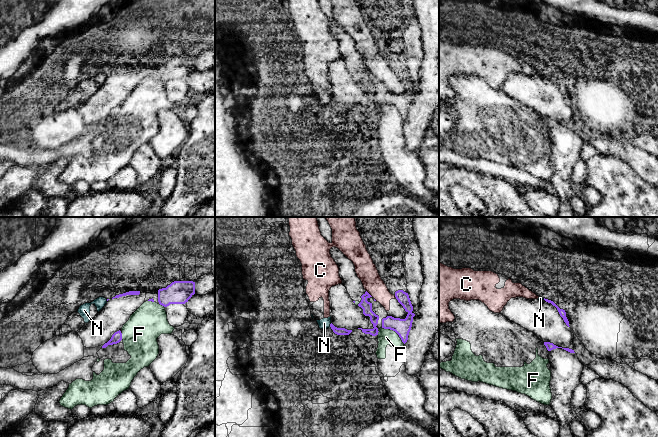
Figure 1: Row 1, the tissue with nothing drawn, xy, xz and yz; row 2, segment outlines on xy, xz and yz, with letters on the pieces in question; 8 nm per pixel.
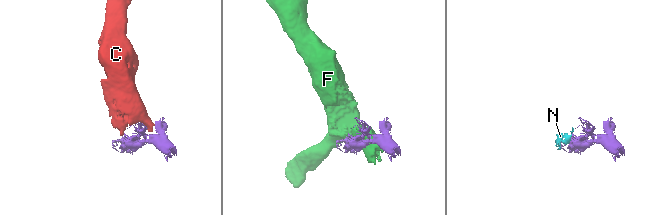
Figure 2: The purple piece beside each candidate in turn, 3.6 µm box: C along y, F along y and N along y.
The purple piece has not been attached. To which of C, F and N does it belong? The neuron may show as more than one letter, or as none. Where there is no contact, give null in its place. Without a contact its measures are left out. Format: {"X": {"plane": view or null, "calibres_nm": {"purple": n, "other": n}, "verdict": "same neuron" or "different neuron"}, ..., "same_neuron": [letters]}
{"C": {"plane": "xz", "calibres_nm": {"purple": 80, "other": 170}, "verdict": "different neuron"}, "F": {"plane": "xz", "calibres_nm": {"purple": 140, "other": 130}, "verdict": "different neuron"}, "N": {"plane": "xz", "calibres_nm": {"purple": 60, "other": 90}, "verdict": "different neuron"}, "same_neuron": []}

